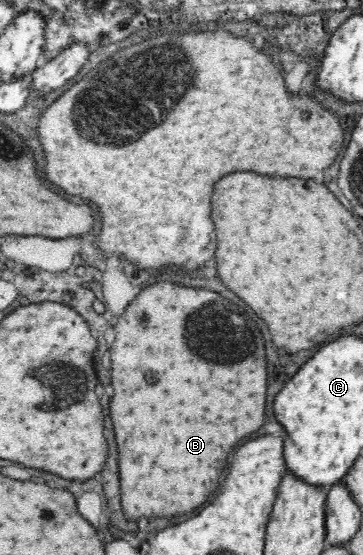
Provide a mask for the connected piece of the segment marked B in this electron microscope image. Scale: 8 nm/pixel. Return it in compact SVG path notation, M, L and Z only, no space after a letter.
M158 282L150 288L144 288L134 302L126 308L126 312L118 318L116 340L110 348L112 354L112 388L114 396L110 402L110 418L116 432L118 442L118 468L120 468L120 496L122 510L126 520L146 518L170 518L172 514L184 514L194 510L196 506L208 502L208 498L216 492L220 474L226 466L226 458L234 446L248 434L256 432L264 426L264 408L266 408L266 356L264 356L264 340L258 326L232 302L222 298L216 292L204 288L184 288L170 282Z

